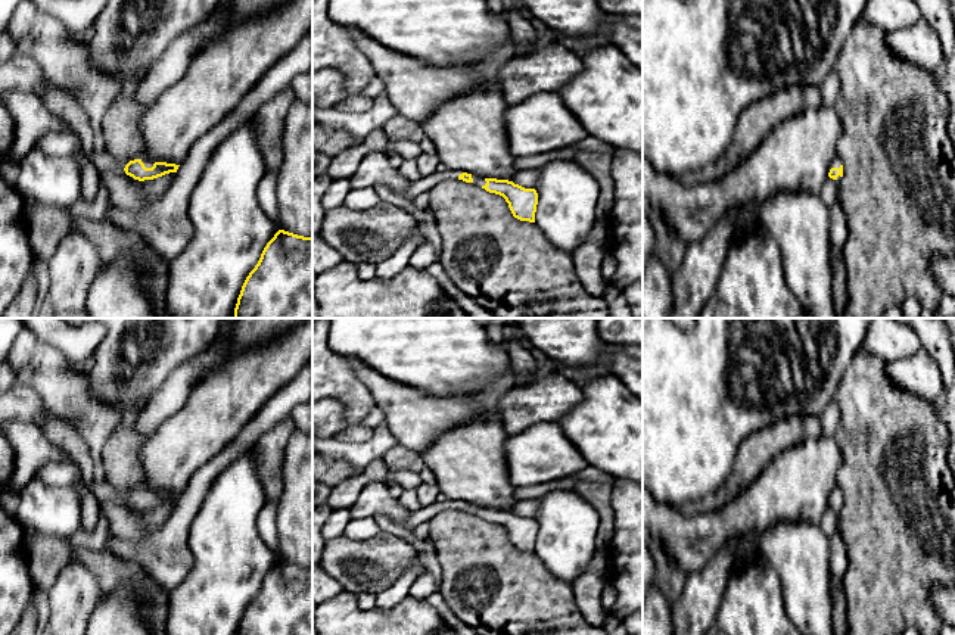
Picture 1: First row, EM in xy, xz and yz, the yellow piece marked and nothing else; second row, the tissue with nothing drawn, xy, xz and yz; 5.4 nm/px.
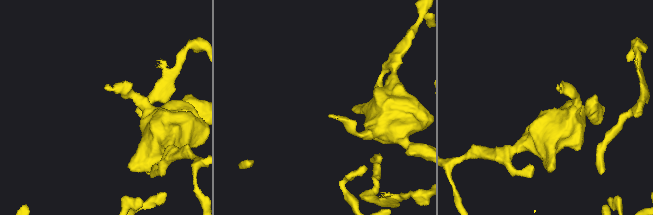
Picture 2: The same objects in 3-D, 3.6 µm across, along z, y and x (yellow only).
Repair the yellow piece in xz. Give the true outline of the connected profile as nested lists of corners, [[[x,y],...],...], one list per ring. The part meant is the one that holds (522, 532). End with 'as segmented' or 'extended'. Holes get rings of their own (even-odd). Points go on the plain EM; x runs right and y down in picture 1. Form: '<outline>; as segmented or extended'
[[[435,501],[427,507],[411,511],[407,519],[407,529],[413,530],[417,525],[433,519],[438,513],[457,508],[466,513],[475,513],[489,523],[503,526],[508,533],[514,548],[535,552],[535,542],[538,535],[538,523],[535,519],[525,519],[508,510],[482,508],[463,501]]]; extended

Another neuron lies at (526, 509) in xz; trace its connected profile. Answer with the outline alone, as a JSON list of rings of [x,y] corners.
[[[529,498],[529,499],[523,499],[523,501],[516,501],[511,511],[525,519],[535,519],[538,507],[539,507],[539,499]]]

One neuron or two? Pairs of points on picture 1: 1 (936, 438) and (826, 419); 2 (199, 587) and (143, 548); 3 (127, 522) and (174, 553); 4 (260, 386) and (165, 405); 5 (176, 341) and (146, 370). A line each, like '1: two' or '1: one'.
1: two
2: two
3: one
4: two
5: one

